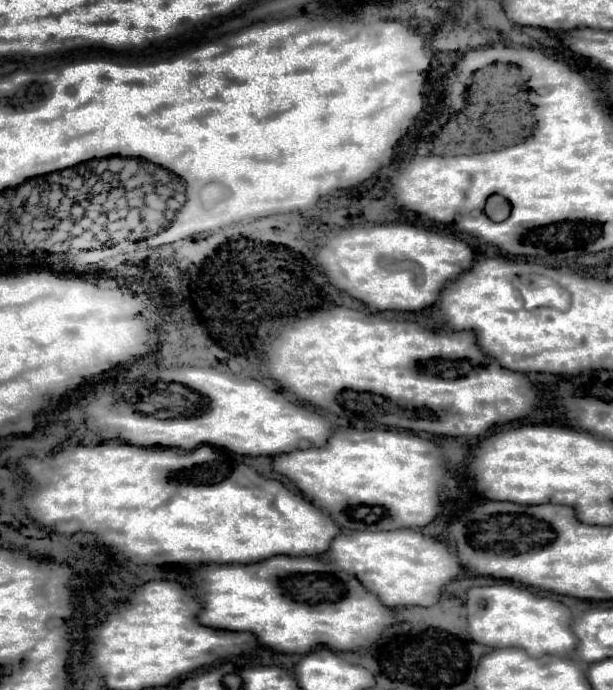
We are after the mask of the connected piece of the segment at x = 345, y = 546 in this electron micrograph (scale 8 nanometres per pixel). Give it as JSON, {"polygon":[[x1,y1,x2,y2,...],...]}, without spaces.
{"polygon":[[415,530,391,532,343,532,327,552,327,560,339,570,359,578,365,588,381,598,389,608,397,606,433,606,441,600,441,592,461,574,461,564,447,544,433,540]]}

